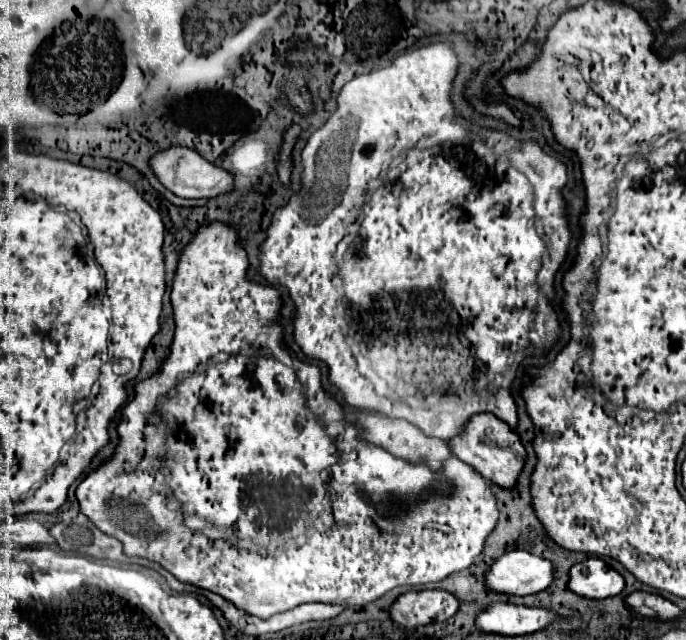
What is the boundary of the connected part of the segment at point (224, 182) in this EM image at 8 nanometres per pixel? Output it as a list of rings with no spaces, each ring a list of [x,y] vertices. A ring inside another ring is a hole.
[[[170,147],[170,149],[164,149],[156,155],[152,155],[150,157],[150,169],[158,177],[158,181],[178,197],[188,197],[188,199],[206,197],[206,199],[210,199],[210,197],[216,197],[220,193],[230,191],[230,187],[232,187],[232,175],[230,173],[208,163],[204,157],[200,157],[196,151],[192,151],[188,147]]]

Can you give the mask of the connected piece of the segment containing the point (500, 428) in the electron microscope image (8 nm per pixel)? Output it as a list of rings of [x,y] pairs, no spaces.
[[[492,413],[474,415],[468,423],[466,433],[452,439],[450,447],[458,459],[472,465],[478,473],[482,473],[486,479],[490,479],[492,483],[496,483],[504,489],[512,489],[512,485],[516,485],[516,481],[524,469],[526,455],[528,455],[520,437],[514,431],[510,431],[510,427],[504,421],[500,421],[498,417],[494,417]]]

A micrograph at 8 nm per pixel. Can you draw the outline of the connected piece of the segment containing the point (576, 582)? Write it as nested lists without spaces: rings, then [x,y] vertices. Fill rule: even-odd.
[[[586,559],[582,563],[576,563],[570,569],[570,583],[568,587],[590,599],[606,599],[620,595],[624,589],[624,577],[608,567],[602,559]]]

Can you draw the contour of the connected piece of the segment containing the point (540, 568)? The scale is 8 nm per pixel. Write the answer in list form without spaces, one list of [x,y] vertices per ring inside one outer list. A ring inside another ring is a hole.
[[[528,551],[502,555],[486,573],[488,589],[508,595],[534,595],[554,581],[554,563]]]

